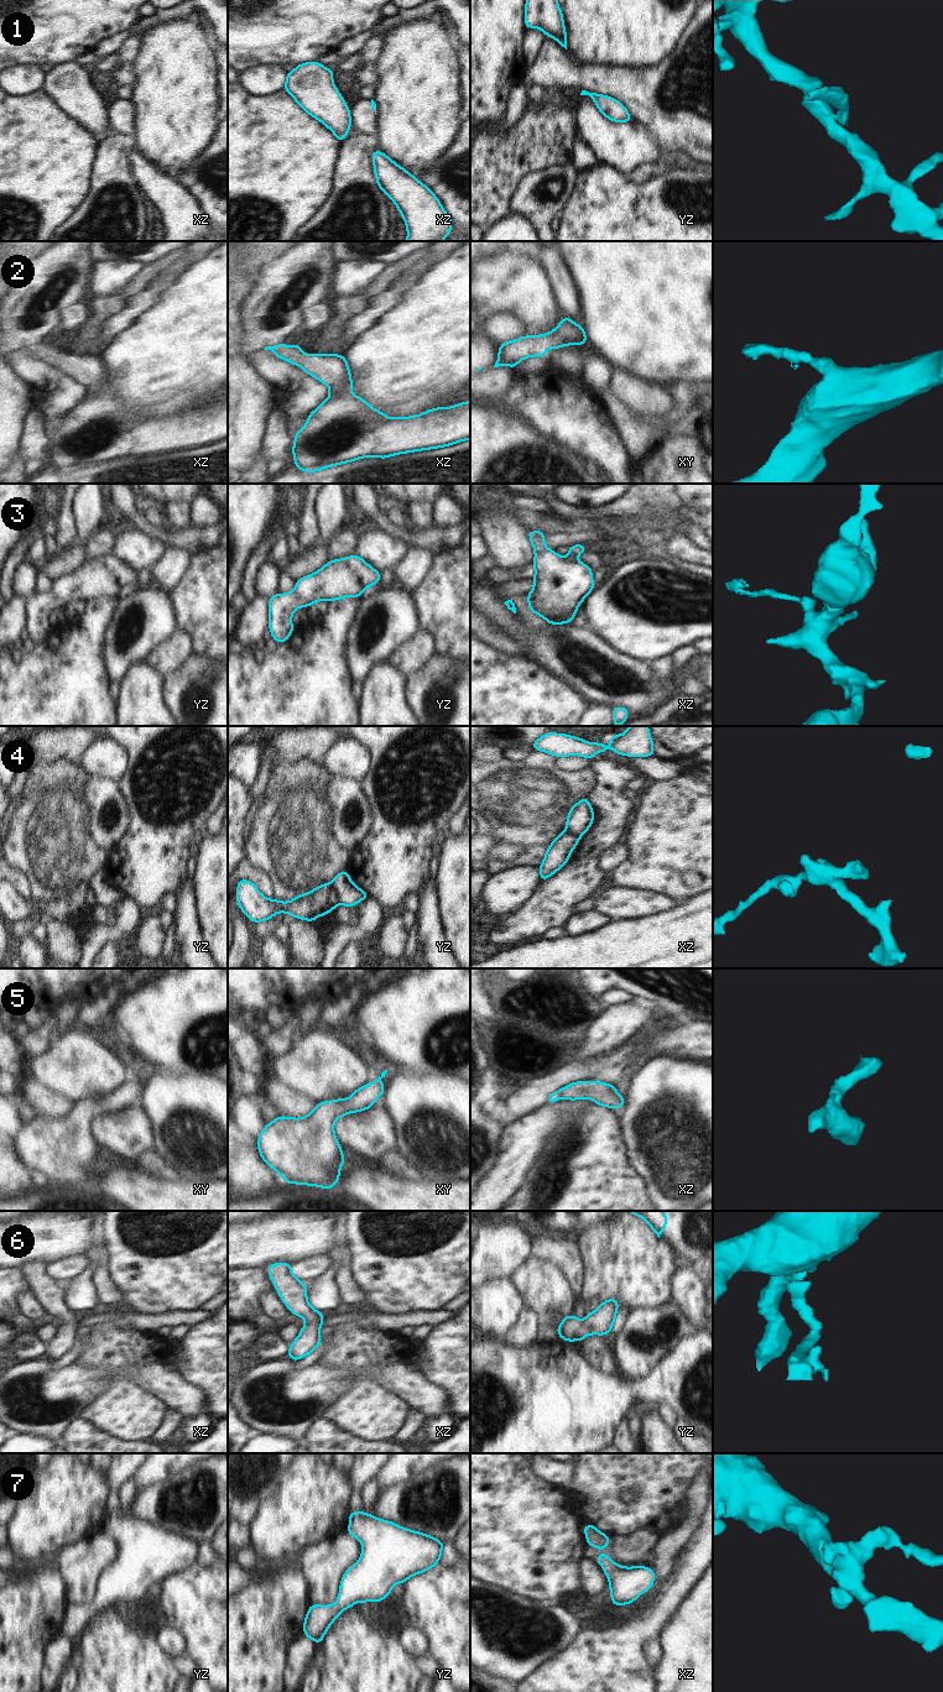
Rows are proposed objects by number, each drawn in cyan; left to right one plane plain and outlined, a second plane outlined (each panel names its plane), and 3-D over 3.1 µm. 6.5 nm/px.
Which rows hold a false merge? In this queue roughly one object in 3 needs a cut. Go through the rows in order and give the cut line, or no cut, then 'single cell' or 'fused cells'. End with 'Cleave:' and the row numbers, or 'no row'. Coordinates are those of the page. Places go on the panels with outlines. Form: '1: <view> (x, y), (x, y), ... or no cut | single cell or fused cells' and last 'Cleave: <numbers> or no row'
1: yz (588, 92), (582, 93) | fused cells
2: no cut | single cell
3: no cut | single cell
4: yz (329, 883), (339, 903) | fused cells
5: no cut | single cell
6: no cut | single cell
7: no cut | single cell
Cleave: 1, 4

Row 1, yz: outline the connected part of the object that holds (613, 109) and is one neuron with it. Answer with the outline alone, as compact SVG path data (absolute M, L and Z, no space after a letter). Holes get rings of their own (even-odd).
M582 90L580 95L589 95L594 100L601 115L606 116L609 120L614 122L634 121L625 105L622 105L619 100L609 95L601 95L596 93L584 94L583 92L584 90Z

